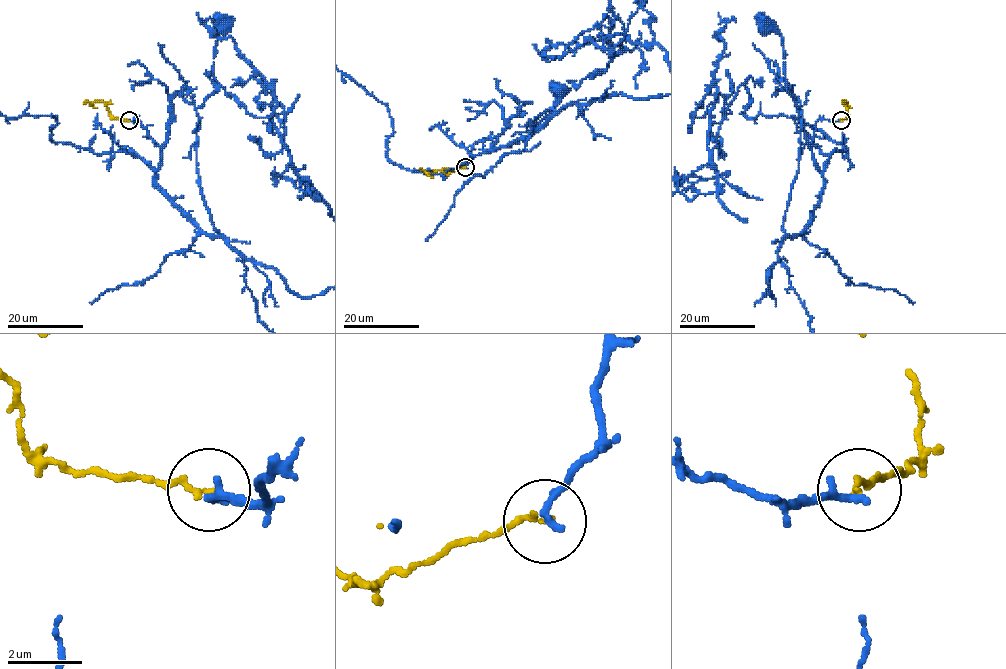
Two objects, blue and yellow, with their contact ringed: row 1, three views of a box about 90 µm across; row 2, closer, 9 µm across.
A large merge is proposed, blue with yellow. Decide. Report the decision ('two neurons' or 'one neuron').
two neurons

